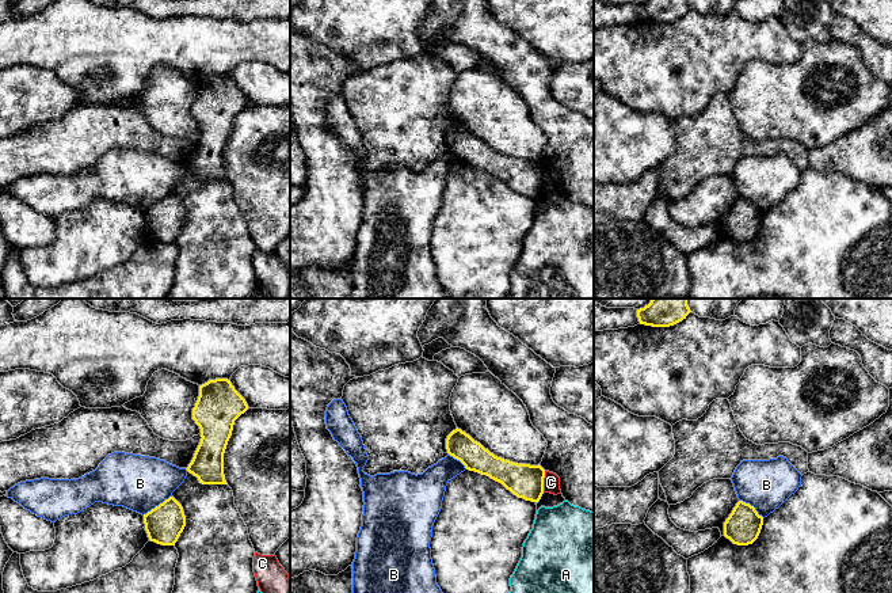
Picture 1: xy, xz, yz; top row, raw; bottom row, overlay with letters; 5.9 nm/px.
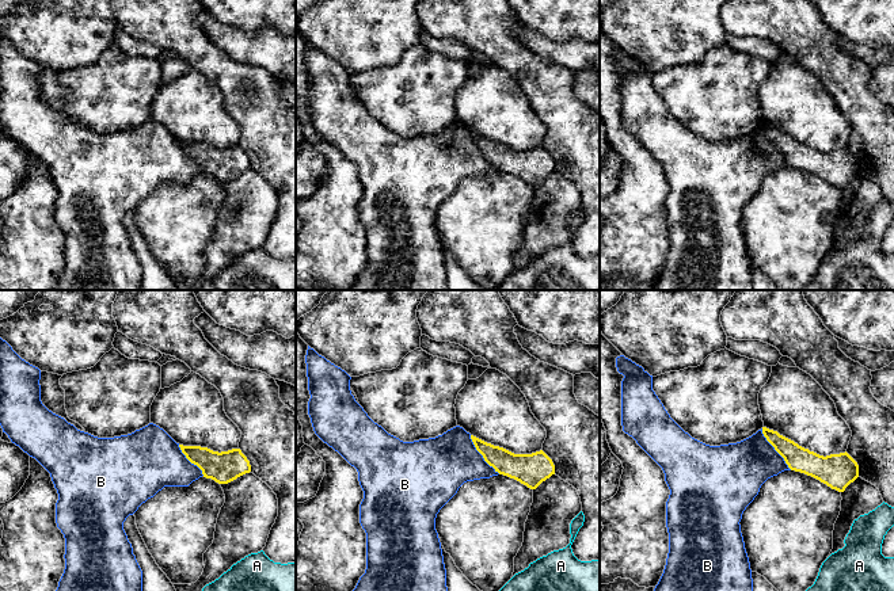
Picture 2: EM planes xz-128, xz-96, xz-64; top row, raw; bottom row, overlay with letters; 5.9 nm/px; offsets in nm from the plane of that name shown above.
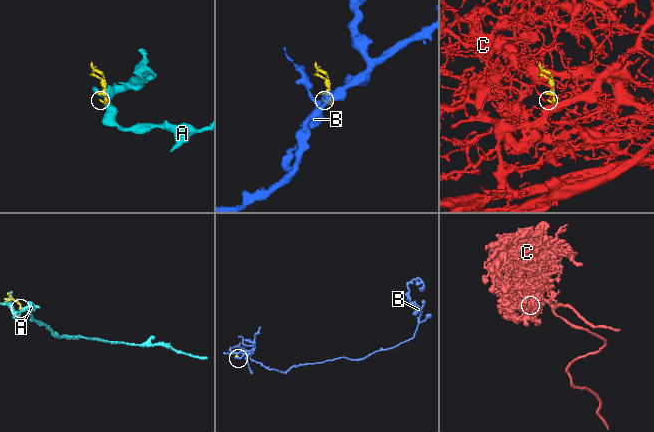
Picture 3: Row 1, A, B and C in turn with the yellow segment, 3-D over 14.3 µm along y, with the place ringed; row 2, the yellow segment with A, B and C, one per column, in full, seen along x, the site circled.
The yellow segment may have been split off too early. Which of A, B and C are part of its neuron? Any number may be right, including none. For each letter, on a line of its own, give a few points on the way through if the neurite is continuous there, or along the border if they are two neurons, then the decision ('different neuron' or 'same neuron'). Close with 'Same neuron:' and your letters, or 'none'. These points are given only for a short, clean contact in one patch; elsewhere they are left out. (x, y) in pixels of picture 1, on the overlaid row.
A: border xz (538, 500), (536, 502); different neuron
B: different neuron
C: border xz (545, 471), (542, 491); different neuron
Same neuron: none

